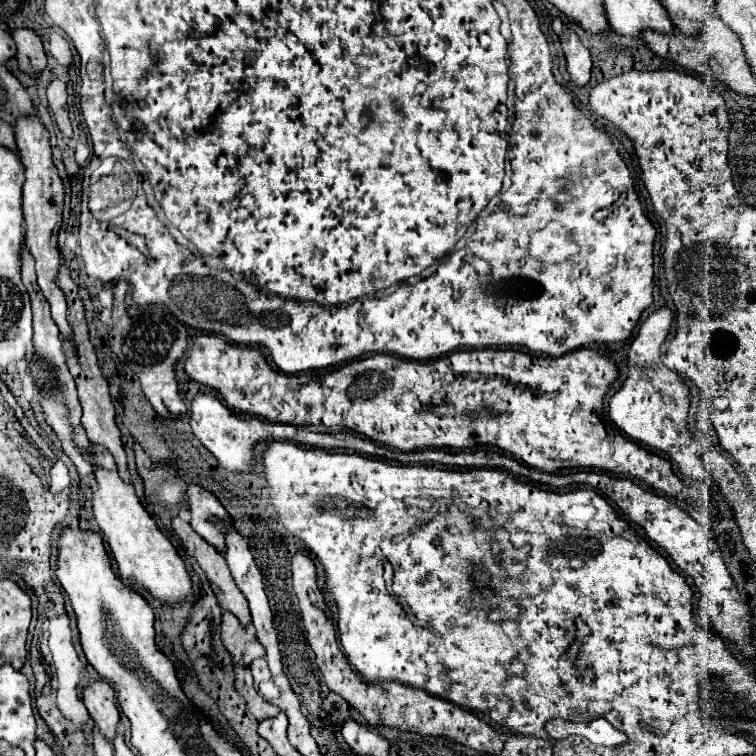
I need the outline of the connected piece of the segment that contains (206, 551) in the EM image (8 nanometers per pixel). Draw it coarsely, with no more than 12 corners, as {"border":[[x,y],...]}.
{"border":[[180,516],[172,530],[206,572],[222,610],[244,626],[250,610],[226,560]]}

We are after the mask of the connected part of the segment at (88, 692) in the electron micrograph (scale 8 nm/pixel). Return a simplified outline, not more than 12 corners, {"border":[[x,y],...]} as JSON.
{"border":[[98,680],[82,700],[100,734],[112,742],[120,724],[114,688]]}

